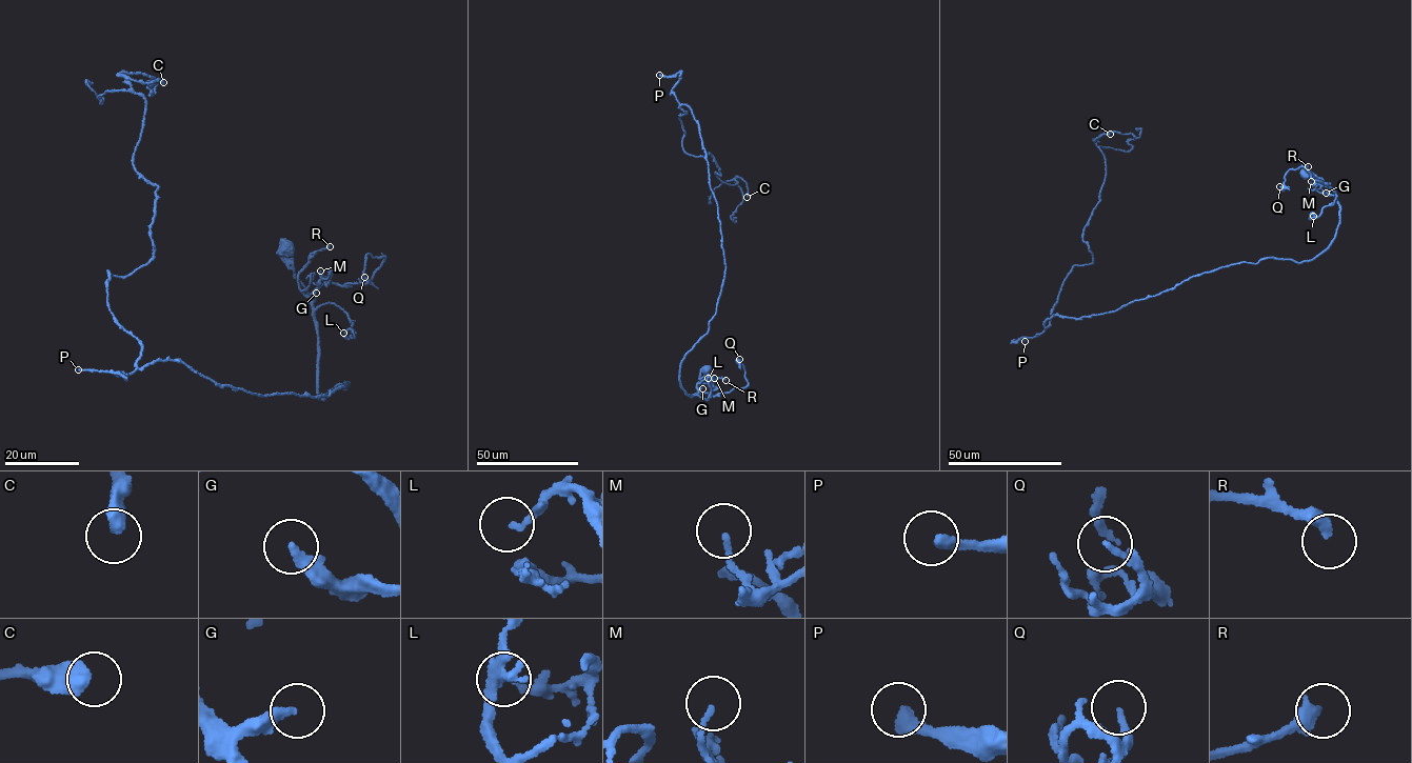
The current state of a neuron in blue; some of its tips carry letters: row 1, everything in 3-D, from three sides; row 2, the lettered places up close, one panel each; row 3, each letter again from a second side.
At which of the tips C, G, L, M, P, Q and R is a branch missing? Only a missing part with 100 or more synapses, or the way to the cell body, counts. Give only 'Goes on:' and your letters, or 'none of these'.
Goes on: P

